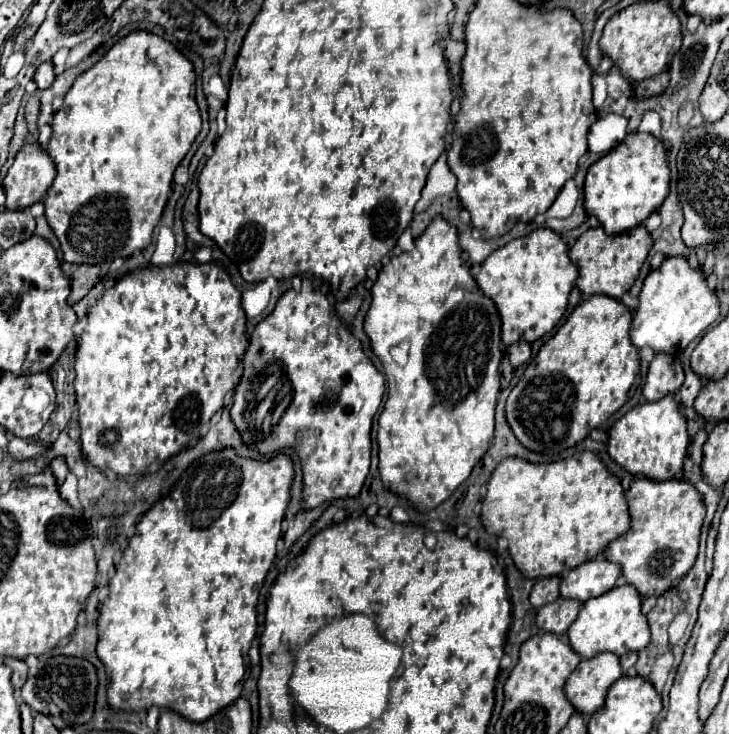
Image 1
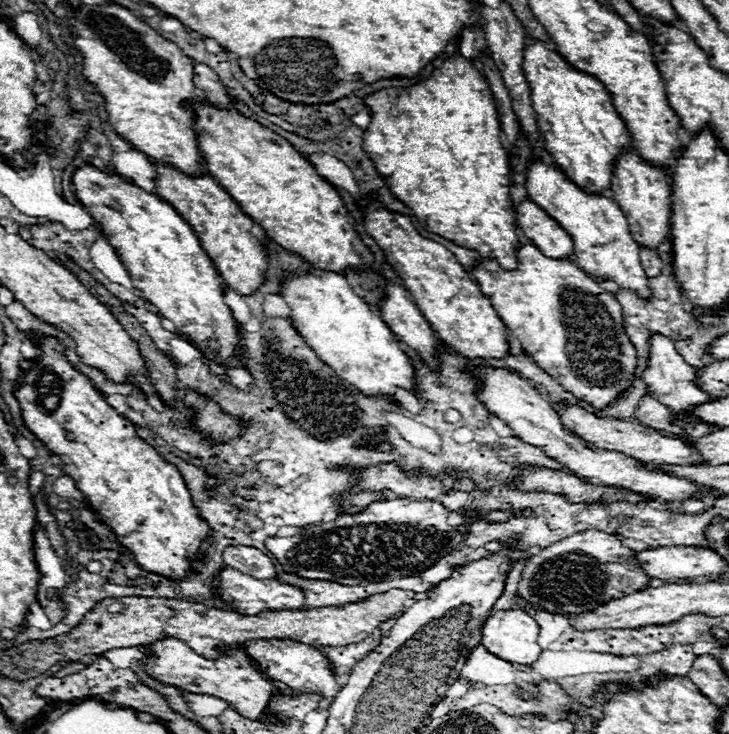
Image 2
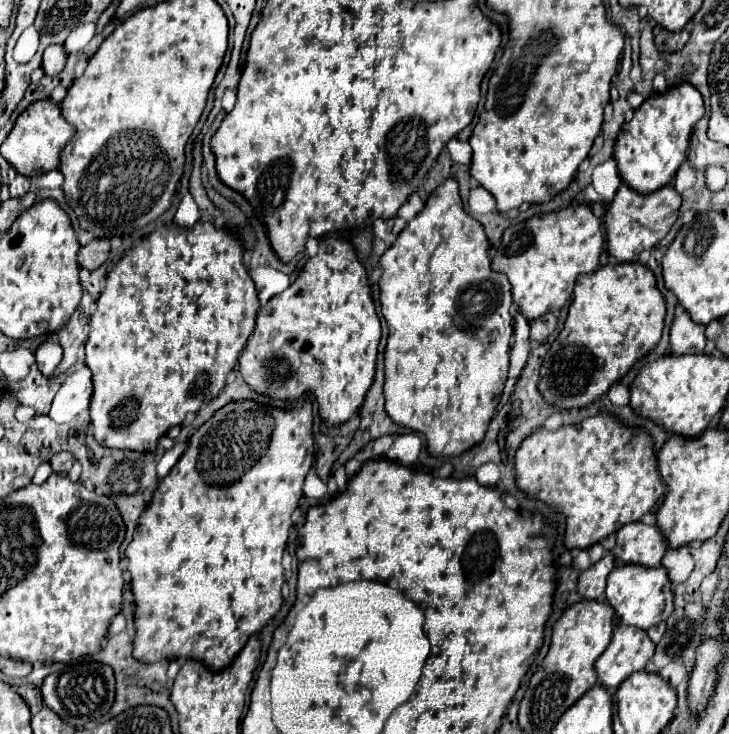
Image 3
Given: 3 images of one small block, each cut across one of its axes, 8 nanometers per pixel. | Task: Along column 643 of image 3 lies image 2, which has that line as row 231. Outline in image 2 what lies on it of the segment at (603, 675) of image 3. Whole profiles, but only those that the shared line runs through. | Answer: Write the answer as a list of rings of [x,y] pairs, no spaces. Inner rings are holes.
[[[628,152],[618,158],[612,188],[610,188],[612,202],[620,206],[626,214],[630,236],[636,244],[646,246],[650,250],[658,250],[666,240],[670,240],[670,216],[672,216],[672,202],[670,202],[670,182],[658,168],[652,168],[634,152]]]

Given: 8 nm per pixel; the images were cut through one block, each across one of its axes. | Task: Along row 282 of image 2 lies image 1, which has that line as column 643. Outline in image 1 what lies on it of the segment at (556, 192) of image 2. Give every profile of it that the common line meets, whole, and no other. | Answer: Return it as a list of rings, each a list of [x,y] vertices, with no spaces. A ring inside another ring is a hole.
[[[628,584],[614,586],[606,594],[584,602],[576,622],[572,622],[566,634],[570,648],[582,658],[592,658],[594,654],[598,656],[602,652],[612,652],[616,656],[622,656],[624,650],[640,652],[650,644],[648,622],[646,616],[642,616],[640,612],[640,598],[636,598],[636,590],[632,590],[632,586]]]

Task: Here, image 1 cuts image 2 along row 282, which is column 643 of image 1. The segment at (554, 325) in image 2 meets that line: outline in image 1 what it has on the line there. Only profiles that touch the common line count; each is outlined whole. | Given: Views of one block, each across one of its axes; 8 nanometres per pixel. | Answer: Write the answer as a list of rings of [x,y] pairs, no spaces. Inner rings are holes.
[[[648,478],[632,480],[626,502],[630,530],[606,546],[606,560],[622,568],[622,578],[634,586],[642,598],[660,596],[670,590],[676,580],[686,576],[696,560],[700,528],[706,516],[704,502],[700,502],[696,488],[684,480],[648,482]]]

